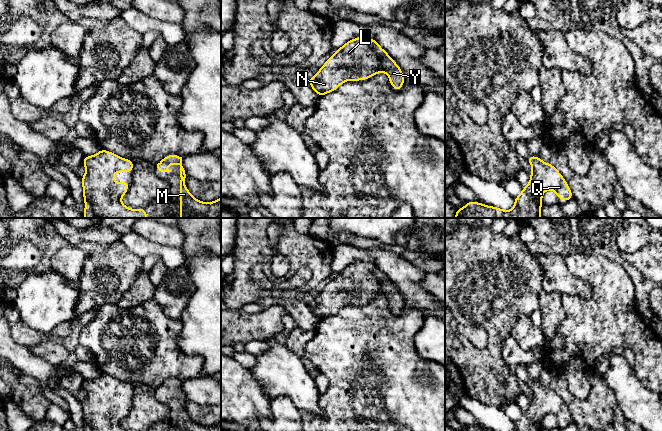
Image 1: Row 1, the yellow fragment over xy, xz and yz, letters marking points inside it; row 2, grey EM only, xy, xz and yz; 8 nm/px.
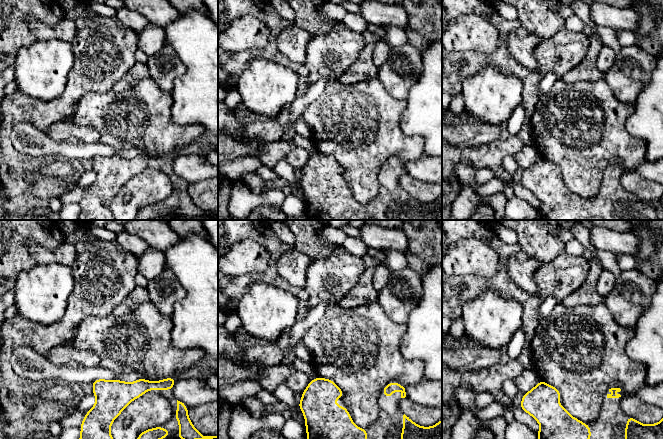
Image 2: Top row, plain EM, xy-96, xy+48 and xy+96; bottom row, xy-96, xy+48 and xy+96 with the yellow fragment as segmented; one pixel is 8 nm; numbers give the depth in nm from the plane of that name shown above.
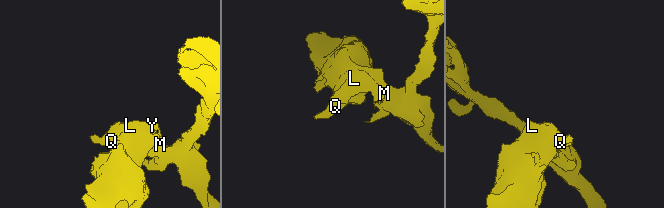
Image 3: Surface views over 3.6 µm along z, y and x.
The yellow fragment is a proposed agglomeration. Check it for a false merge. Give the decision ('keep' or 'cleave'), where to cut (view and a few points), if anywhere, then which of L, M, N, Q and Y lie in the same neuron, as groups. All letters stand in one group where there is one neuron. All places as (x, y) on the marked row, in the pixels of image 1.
keep; no cut; L M N Q Y

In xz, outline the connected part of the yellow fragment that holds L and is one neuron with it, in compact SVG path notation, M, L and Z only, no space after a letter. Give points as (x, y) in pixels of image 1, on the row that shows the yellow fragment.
M357 37L339 48L308 81L320 97L345 81L367 80L380 72L387 73L396 91L401 90L405 78L397 63L373 38Z

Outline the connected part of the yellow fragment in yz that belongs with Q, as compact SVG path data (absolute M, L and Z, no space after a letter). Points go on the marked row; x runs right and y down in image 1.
M529 155L527 161L532 166L530 182L526 187L523 187L521 194L514 198L515 204L512 211L472 201L466 202L463 208L456 209L455 218L541 218L542 195L549 189L554 190L561 201L573 199L571 189L568 187L566 180L554 165L543 162L538 156Z

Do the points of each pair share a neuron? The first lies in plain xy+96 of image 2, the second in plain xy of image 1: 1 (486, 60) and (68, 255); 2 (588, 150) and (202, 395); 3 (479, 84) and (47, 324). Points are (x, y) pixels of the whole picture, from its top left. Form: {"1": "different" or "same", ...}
{"1": "different", "2": "different", "3": "same"}

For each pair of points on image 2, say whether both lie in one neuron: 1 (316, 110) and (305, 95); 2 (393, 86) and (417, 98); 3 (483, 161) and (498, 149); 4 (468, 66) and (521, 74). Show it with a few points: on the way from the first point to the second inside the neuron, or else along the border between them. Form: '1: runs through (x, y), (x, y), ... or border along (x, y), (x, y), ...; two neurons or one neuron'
1: border along (325, 84), (324, 90), (307, 106), (300, 118); two neurons
2: border along (420, 73), (404, 101); two neurons
3: runs through (487, 157), (494, 152); one neuron
4: runs through (481, 60), (503, 60), (508, 64); one neuron

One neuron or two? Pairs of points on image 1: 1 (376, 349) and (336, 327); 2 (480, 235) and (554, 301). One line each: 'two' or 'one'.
1: one
2: two

